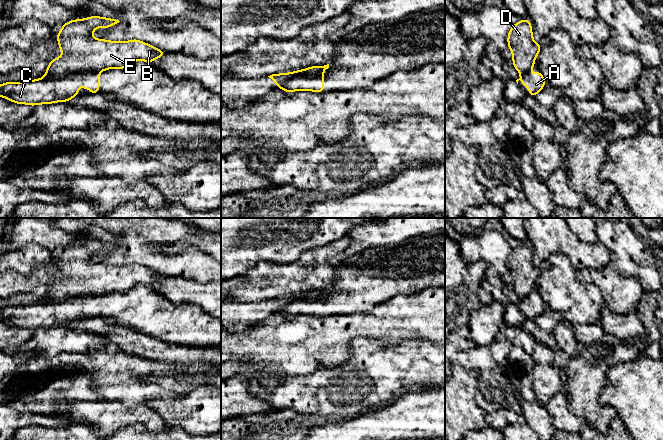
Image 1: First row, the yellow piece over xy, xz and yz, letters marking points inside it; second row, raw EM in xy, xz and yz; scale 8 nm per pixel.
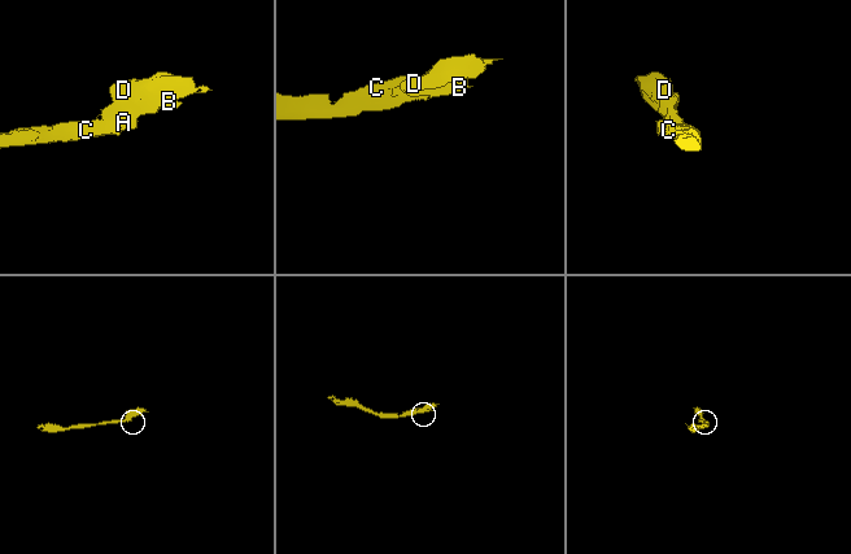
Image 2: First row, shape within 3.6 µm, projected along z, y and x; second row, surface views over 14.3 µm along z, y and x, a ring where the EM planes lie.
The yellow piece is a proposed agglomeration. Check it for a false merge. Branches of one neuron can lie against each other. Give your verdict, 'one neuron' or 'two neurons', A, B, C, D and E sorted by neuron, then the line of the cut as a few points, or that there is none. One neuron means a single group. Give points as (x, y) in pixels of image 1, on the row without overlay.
two neurons; groups A C / B D E; cut xy (98, 295), (69, 296), (44, 302)

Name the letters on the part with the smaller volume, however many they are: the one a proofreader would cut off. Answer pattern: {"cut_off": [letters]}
{"cut_off": ["B", "D", "E"]}

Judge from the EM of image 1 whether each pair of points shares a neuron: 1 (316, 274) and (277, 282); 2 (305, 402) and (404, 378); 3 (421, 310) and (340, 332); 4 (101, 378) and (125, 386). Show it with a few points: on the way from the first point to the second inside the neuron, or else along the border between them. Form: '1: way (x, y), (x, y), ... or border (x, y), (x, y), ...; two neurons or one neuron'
1: way (306, 284), (287, 284); one neuron
2: way (330, 393), (344, 392), (364, 380), (379, 378); one neuron
3: way (401, 316), (395, 321), (376, 325), (360, 325); one neuron
4: way (107, 378), (119, 380); one neuron

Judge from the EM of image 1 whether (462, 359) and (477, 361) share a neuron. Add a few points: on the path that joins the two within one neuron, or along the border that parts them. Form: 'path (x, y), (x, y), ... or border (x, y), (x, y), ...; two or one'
path (466, 358), (473, 358); one

